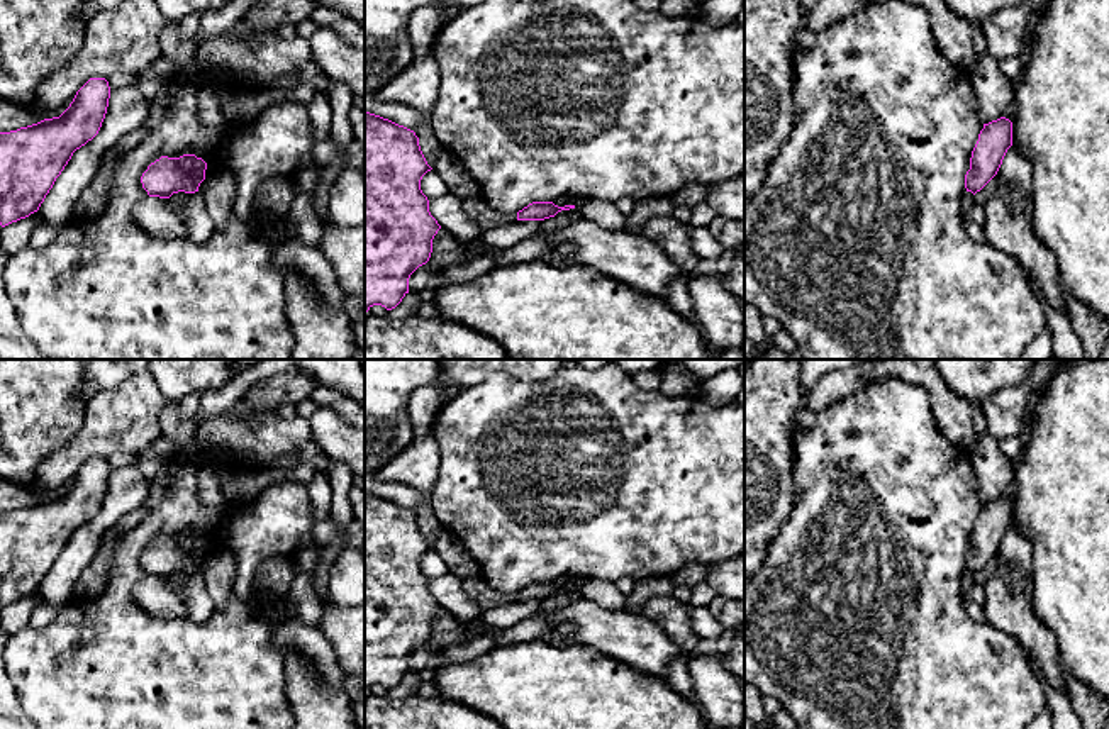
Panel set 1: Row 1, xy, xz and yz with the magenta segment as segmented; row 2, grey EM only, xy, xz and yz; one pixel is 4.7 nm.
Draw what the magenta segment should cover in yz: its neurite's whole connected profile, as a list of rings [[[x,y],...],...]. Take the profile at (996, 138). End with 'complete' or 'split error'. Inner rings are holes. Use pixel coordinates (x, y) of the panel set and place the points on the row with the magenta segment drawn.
[[[1006,117],[984,124],[972,151],[965,188],[980,192],[999,171],[1007,149],[1012,146],[1012,122]]]; complete

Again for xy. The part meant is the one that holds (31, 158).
[[[90,78],[59,117],[0,132],[2,227],[39,210],[73,153],[98,134],[109,98],[109,81]]]; complete

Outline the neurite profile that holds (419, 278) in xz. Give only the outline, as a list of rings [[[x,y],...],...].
[[[427,263],[419,266],[409,278],[409,292],[410,293],[421,292],[429,283],[434,273],[437,271],[431,270]]]

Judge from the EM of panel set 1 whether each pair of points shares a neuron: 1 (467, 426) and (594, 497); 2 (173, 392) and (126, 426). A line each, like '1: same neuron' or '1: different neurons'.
1: same neuron
2: different neurons

